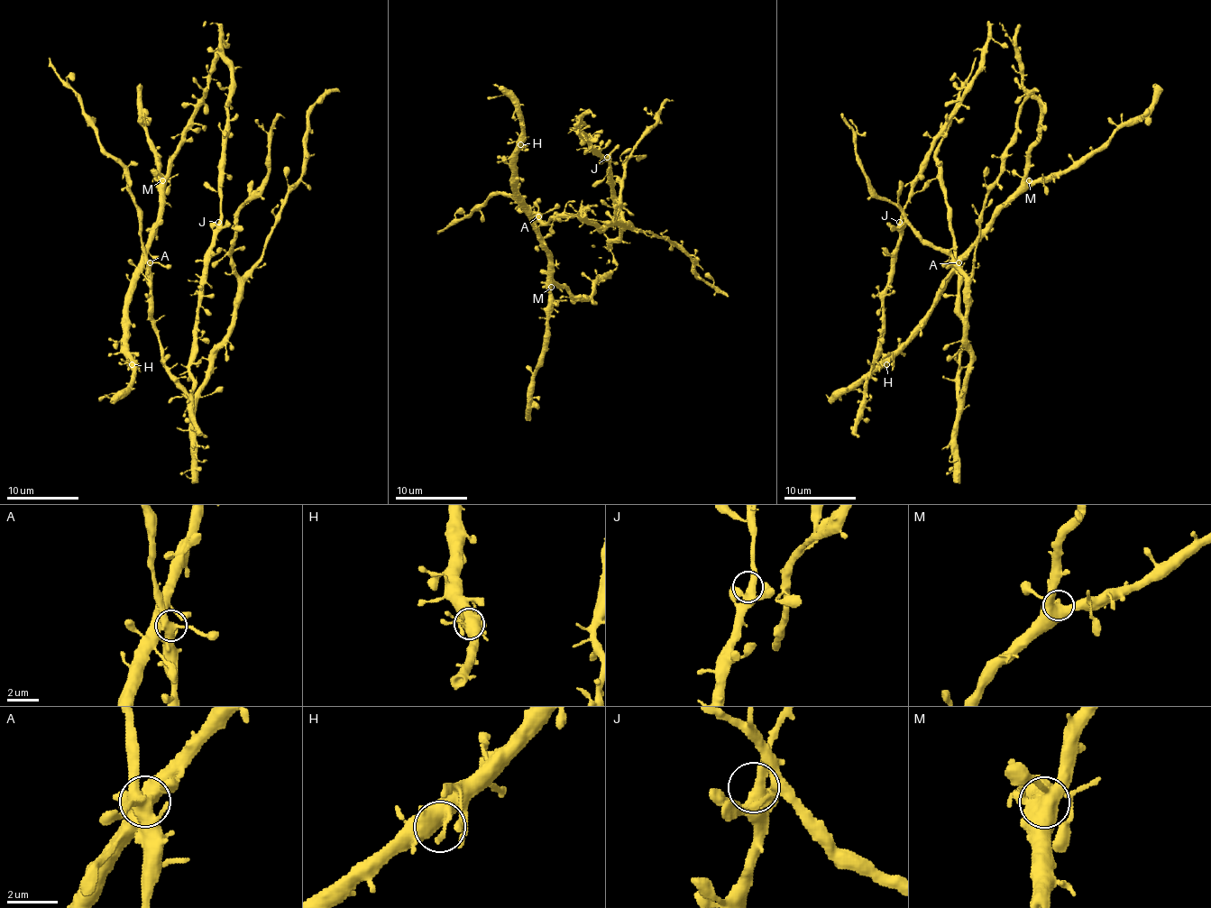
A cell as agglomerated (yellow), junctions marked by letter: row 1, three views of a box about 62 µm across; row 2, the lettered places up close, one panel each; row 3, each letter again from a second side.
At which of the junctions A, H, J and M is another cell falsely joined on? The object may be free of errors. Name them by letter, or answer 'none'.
A

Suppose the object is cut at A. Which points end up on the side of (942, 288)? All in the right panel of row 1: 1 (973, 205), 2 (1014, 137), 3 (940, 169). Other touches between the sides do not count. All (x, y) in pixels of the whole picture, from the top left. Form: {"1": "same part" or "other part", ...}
{"1": "other part", "2": "other part", "3": "other part"}

